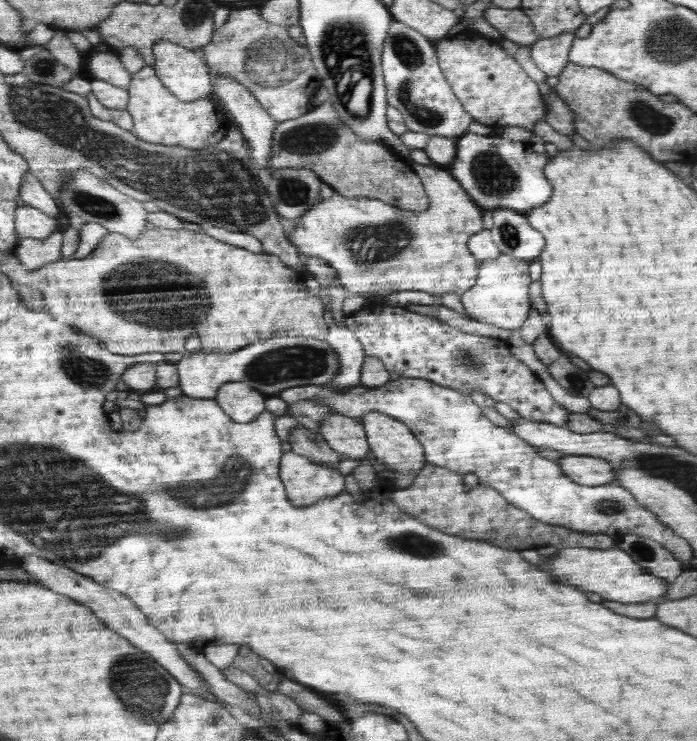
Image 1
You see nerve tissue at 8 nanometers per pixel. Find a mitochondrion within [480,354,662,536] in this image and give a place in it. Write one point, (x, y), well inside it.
(606, 506)

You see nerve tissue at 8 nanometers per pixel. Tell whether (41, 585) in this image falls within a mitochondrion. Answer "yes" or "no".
no

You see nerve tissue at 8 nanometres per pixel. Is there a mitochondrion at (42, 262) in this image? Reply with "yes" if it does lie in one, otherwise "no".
no

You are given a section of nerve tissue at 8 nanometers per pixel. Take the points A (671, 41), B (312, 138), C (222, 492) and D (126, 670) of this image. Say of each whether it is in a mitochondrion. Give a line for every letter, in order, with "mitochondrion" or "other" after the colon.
A: mitochondrion
B: mitochondrion
C: mitochondrion
D: mitochondrion

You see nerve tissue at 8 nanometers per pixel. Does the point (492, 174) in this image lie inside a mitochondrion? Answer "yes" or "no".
yes

